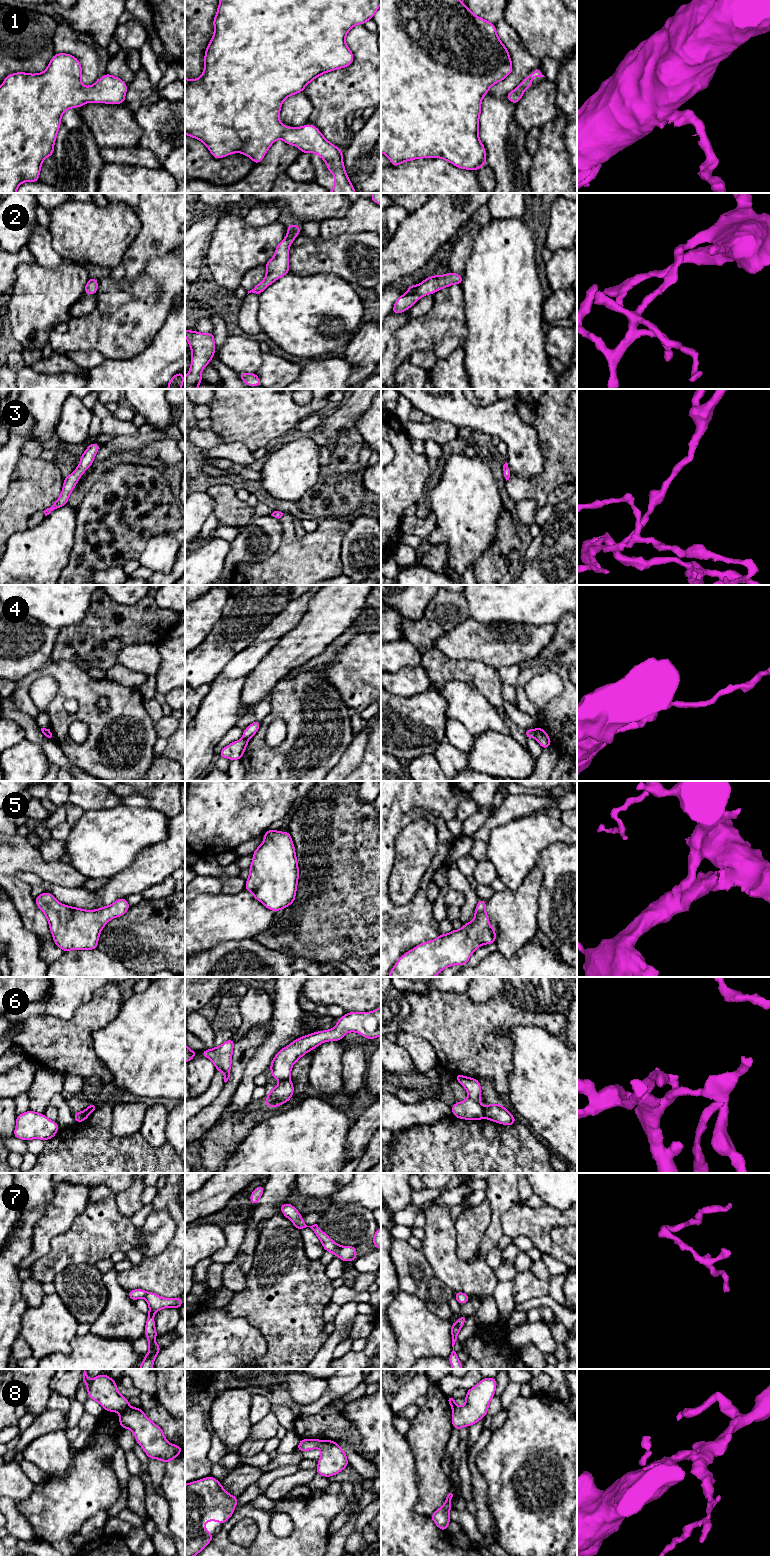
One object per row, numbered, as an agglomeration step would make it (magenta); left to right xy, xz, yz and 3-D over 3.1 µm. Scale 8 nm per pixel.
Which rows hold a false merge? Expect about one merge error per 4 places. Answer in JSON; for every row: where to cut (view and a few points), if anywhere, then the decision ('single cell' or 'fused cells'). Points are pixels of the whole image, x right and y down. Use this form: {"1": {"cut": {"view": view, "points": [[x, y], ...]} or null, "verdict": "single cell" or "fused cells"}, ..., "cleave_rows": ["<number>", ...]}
{"1": {"cut": null, "verdict": "single cell"}, "2": {"cut": null, "verdict": "single cell"}, "3": {"cut": null, "verdict": "single cell"}, "4": {"cut": {"view": "yz", "points": [[533, 730], [534, 736]]}, "verdict": "fused cells"}, "5": {"cut": null, "verdict": "single cell"}, "6": {"cut": {"view": "yz", "points": [[483, 1107], [485, 1117]]}, "verdict": "fused cells"}, "7": {"cut": {"view": "xz", "points": [[341, 1246], [337, 1255]]}, "verdict": "fused cells"}, "8": {"cut": {"view": "xy", "points": [[129, 1406], [119, 1412]]}, "verdict": "fused cells"}, "cleave_rows": ["4", "6", "7", "8"]}

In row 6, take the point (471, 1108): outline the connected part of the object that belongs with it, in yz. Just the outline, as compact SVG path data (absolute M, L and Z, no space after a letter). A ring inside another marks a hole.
M456 1074L455 1079L465 1088L468 1098L451 1106L453 1116L463 1120L485 1118L484 1106L480 1103L481 1086L479 1080L461 1074Z

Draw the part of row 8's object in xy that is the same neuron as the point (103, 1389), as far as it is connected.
M84 1370L82 1383L87 1385L89 1398L97 1401L104 1411L121 1412L129 1407L129 1398L118 1392L117 1383L111 1377L100 1374L90 1380Z

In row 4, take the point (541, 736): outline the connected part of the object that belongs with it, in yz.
M538 726L534 730L534 732L535 732L534 738L537 740L537 742L543 749L551 747L551 739L541 727Z

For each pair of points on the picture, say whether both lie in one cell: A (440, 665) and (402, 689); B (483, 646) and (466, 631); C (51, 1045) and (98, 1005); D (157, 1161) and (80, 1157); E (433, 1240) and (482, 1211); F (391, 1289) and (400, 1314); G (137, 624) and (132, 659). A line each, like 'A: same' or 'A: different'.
A: different
B: same
C: same
D: same
E: different
F: different
G: different

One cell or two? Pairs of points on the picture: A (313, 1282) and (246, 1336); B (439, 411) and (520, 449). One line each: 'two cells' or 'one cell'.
A: two cells
B: one cell

